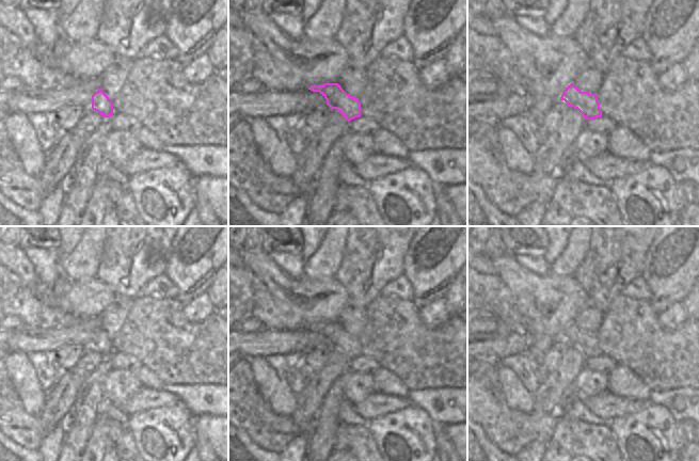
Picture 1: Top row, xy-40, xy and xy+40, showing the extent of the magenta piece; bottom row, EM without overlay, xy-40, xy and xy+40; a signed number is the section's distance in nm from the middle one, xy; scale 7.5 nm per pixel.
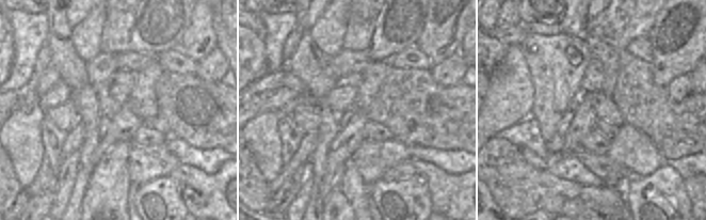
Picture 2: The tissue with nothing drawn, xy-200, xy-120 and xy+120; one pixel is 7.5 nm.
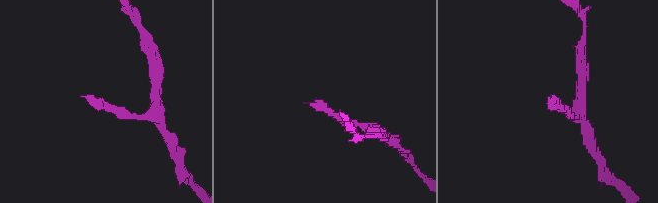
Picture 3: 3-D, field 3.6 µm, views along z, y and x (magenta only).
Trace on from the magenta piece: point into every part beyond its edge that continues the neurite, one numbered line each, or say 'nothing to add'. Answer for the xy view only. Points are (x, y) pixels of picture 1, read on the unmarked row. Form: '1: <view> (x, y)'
1: xy (248, 297)

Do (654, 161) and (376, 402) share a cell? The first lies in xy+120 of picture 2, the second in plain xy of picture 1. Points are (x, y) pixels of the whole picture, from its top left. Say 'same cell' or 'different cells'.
different cells

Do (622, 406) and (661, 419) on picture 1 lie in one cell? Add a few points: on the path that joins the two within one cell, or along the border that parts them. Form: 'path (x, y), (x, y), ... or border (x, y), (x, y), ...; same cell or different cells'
border (650, 402), (632, 413), (618, 415), (613, 419); different cells

